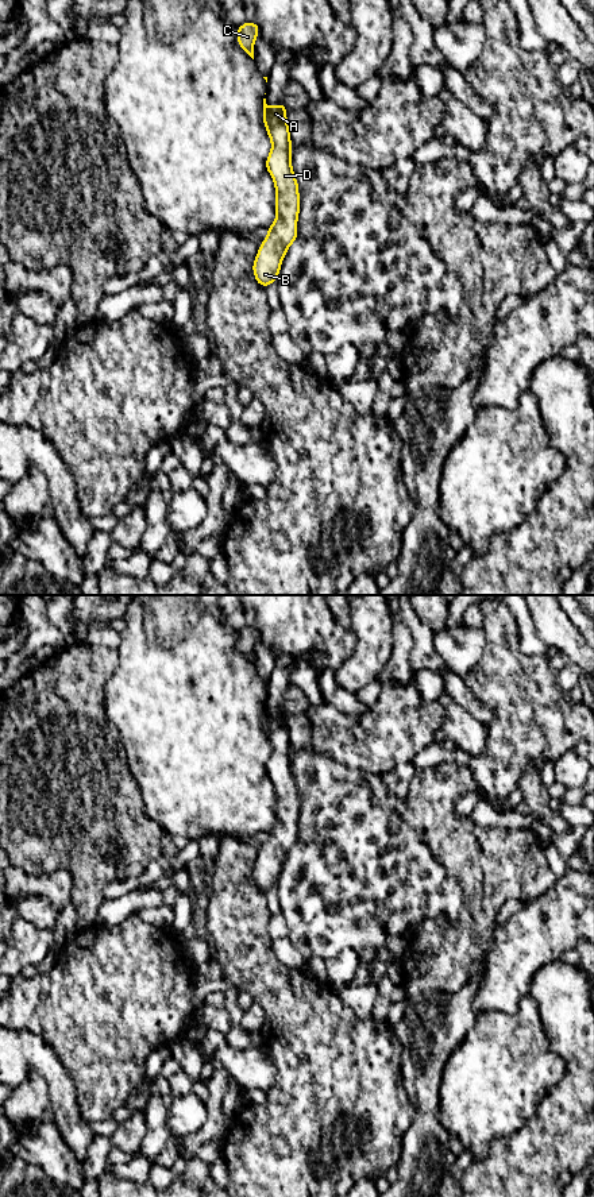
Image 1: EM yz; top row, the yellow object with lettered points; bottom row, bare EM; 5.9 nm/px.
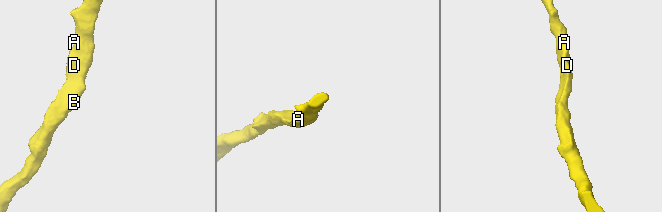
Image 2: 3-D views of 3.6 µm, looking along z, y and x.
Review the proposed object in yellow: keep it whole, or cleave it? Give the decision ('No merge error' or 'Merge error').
No merge error

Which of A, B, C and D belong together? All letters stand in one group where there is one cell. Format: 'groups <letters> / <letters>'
groups A B C D

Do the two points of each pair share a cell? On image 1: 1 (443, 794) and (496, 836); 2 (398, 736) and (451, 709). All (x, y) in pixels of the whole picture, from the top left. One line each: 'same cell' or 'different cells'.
1: same cell
2: different cells

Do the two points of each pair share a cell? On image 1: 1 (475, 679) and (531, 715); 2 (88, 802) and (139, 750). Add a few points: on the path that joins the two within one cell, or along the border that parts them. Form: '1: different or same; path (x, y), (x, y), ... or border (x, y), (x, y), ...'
1: same; path (489, 680), (497, 682), (517, 702)
2: different; border (119, 733), (127, 768), (142, 792)

